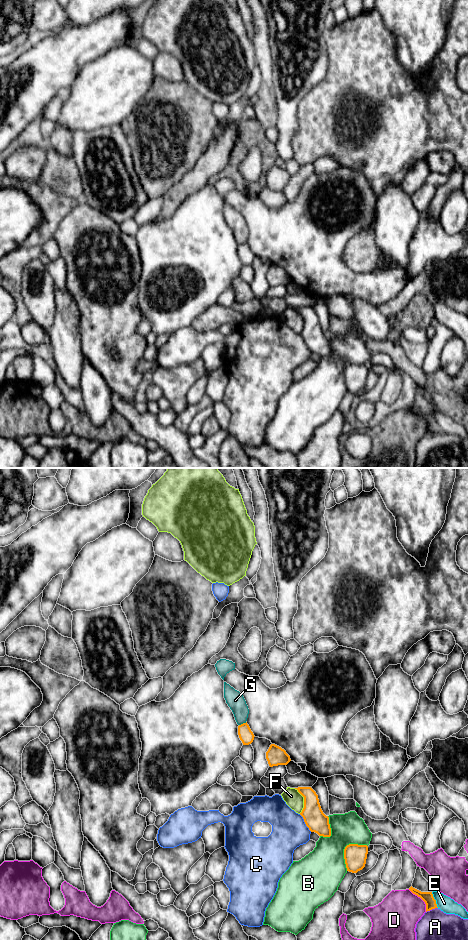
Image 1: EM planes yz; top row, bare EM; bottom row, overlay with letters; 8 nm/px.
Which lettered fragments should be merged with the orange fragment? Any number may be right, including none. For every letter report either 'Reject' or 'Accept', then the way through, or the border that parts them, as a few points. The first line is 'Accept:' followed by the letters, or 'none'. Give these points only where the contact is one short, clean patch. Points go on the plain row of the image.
Accept: none
A: Reject
B: Reject
C: Reject
D: Reject
E: Reject
F: Reject
G: Reject. Boundary: yz (246, 242), (239, 245)

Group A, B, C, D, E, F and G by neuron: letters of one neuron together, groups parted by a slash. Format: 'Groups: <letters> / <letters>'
Groups: A / B / C / D / E / F / G

